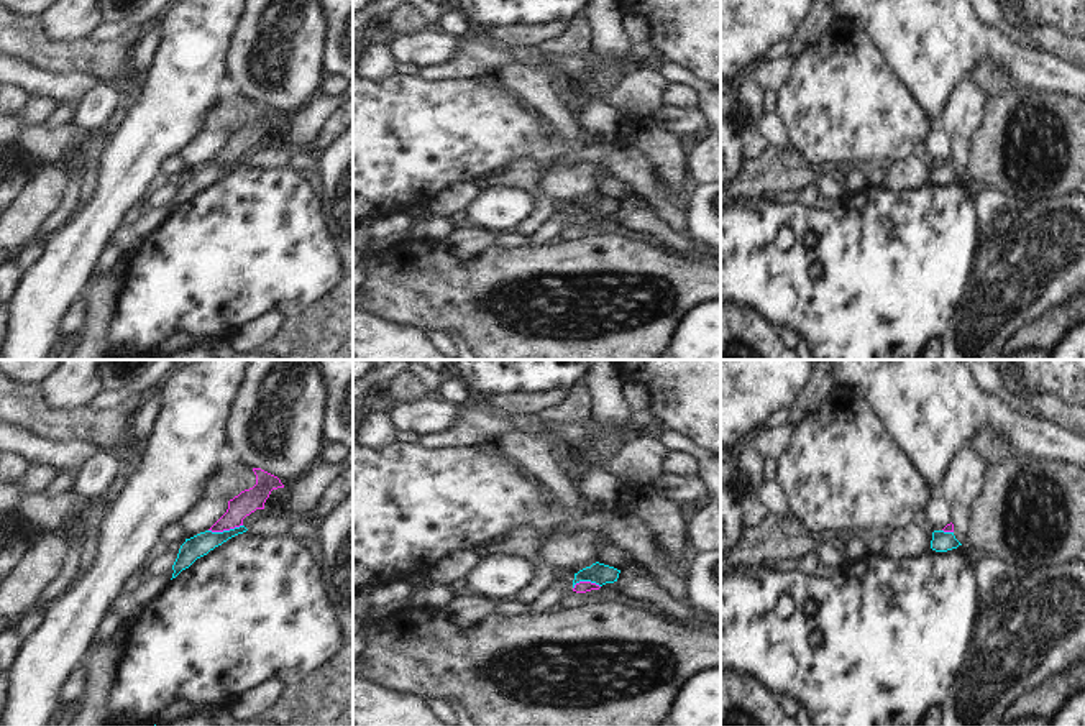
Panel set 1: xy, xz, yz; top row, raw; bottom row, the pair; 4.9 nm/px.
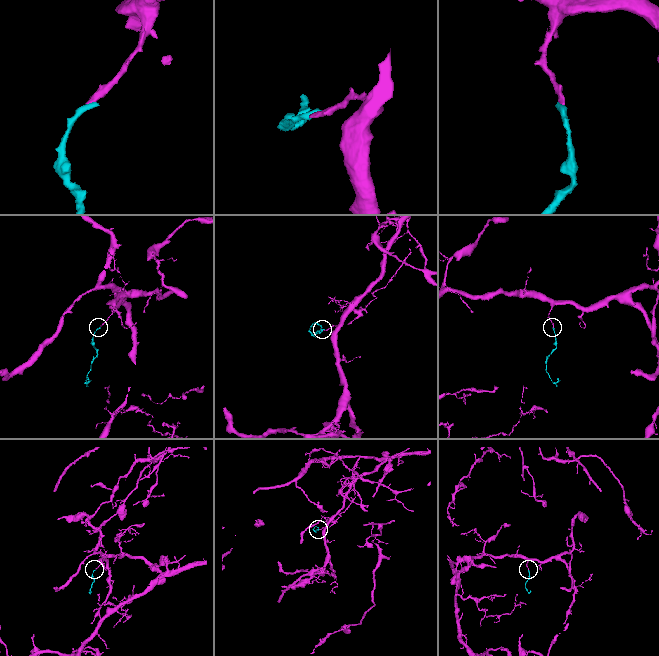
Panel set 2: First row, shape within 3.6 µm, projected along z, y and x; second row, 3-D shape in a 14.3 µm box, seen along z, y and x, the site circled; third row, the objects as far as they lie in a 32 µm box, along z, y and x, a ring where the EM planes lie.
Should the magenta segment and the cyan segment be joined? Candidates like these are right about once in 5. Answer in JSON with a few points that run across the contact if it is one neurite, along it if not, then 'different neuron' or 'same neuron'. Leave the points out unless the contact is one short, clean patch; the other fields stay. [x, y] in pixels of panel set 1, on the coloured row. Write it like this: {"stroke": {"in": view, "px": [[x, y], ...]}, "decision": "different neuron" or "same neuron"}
{"stroke": {"in": "xy", "px": [[250, 500], [225, 529], [201, 544]]}, "decision": "same neuron"}

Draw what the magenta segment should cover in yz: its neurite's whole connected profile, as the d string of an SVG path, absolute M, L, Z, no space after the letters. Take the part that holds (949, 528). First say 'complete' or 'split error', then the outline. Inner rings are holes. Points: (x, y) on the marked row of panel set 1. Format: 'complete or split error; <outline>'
split error; M947 524L942 531L932 532L931 549L936 552L947 552L962 545L954 535L954 524Z

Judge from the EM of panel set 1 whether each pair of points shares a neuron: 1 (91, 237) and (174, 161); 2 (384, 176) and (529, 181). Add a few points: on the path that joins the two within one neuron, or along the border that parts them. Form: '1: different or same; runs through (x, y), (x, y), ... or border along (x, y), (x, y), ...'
1: different; border along (178, 151), (173, 151), (156, 170)
2: different; border along (506, 163), (516, 158), (535, 158), (545, 170)

